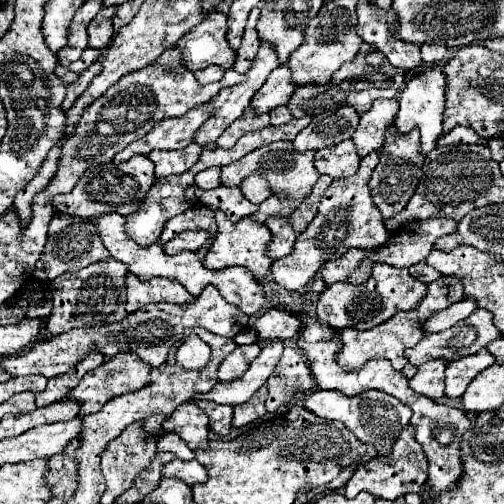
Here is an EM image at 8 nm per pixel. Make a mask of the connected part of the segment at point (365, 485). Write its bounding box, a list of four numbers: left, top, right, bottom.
[344,425,428,501]

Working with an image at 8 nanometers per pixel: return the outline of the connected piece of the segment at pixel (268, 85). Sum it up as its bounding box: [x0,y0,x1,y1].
[250,67,294,115]

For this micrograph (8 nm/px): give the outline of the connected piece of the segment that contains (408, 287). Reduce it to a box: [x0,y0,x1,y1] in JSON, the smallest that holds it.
[318,263,428,329]

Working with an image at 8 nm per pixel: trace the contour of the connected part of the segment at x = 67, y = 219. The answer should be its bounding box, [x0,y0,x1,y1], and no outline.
[50,213,72,235]

